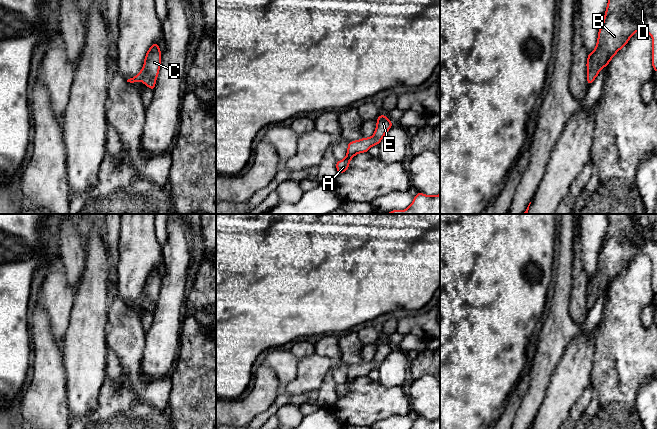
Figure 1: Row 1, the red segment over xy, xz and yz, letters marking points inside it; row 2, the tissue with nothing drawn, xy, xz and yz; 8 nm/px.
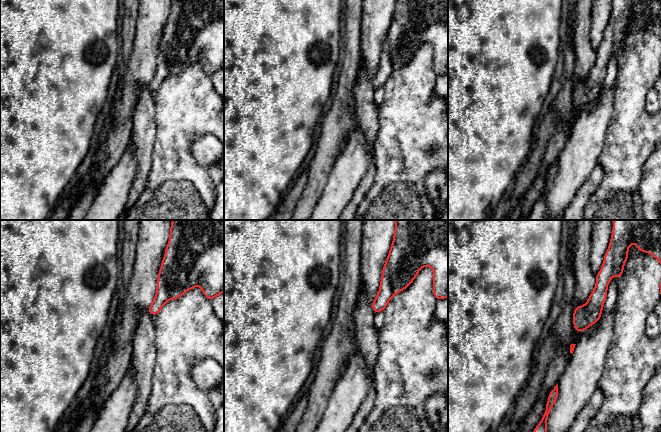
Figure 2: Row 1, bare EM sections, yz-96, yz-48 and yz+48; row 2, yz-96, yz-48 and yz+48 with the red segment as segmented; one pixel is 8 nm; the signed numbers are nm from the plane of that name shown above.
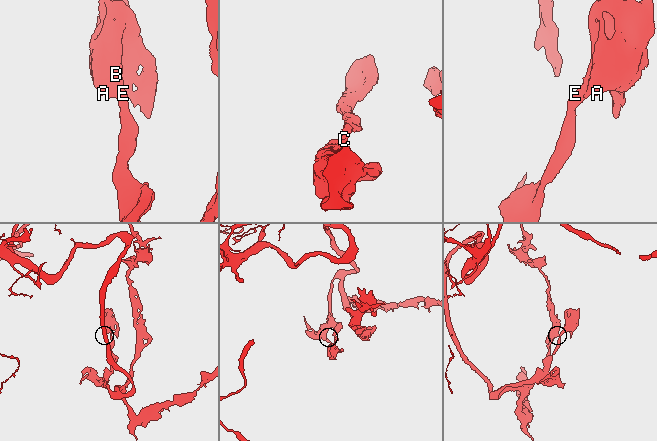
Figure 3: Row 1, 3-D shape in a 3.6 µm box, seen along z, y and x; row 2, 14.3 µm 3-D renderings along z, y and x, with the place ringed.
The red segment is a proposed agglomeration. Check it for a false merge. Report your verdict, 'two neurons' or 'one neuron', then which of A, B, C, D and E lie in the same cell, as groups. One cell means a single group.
one neuron; groups A B C D E

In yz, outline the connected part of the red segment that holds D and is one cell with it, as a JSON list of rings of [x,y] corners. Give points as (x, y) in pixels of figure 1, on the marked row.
[[[608,0],[602,26],[598,32],[597,45],[587,58],[587,85],[591,85],[603,67],[624,47],[637,31],[647,31],[652,39],[652,66],[657,72],[657,0]]]

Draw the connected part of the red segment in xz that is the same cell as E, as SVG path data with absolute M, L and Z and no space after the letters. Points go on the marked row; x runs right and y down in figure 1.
M381 114L376 120L376 129L371 138L362 138L360 140L351 141L348 143L346 158L337 161L336 163L338 174L347 171L350 160L353 156L358 153L368 152L369 148L373 145L379 145L386 132L393 126L393 123L387 119L384 114Z

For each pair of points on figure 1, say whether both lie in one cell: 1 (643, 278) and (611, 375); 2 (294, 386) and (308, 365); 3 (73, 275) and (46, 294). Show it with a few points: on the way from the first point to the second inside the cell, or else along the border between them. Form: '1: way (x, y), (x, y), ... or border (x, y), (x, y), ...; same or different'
1: way (624, 302), (621, 312), (621, 351); same
2: way (299, 381), (308, 370); same
3: border (61, 259), (67, 283), (74, 291); different

